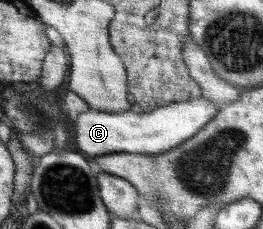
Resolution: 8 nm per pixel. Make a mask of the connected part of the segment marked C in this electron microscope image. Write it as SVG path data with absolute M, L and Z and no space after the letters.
M204 97L168 103L158 106L153 111L143 111L141 114L130 109L119 113L89 109L74 115L72 126L75 129L75 138L72 147L90 156L102 156L113 152L157 154L189 140L220 109L221 107Z

